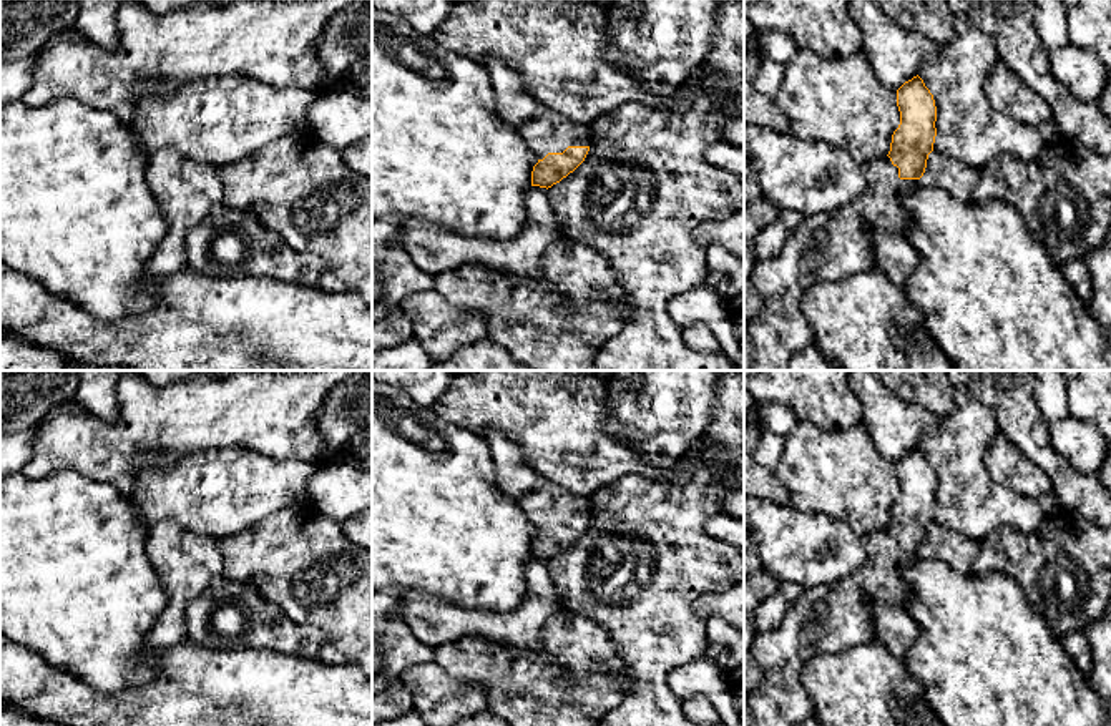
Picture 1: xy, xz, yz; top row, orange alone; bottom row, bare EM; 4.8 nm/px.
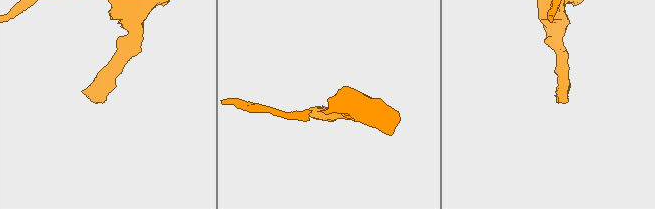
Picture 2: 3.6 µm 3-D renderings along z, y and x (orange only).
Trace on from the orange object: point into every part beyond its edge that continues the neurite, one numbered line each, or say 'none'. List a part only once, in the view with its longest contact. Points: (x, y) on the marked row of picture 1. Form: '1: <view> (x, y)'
1: xz (548, 132)

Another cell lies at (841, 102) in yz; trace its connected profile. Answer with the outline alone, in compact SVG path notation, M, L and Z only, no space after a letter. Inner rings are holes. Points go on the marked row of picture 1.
M799 48L786 65L774 101L789 118L794 136L842 148L860 164L885 158L900 125L897 91L879 81L862 50L830 60Z

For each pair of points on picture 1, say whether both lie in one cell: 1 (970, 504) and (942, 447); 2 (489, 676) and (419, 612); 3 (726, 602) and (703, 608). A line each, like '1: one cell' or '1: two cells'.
1: one cell
2: two cells
3: one cell

